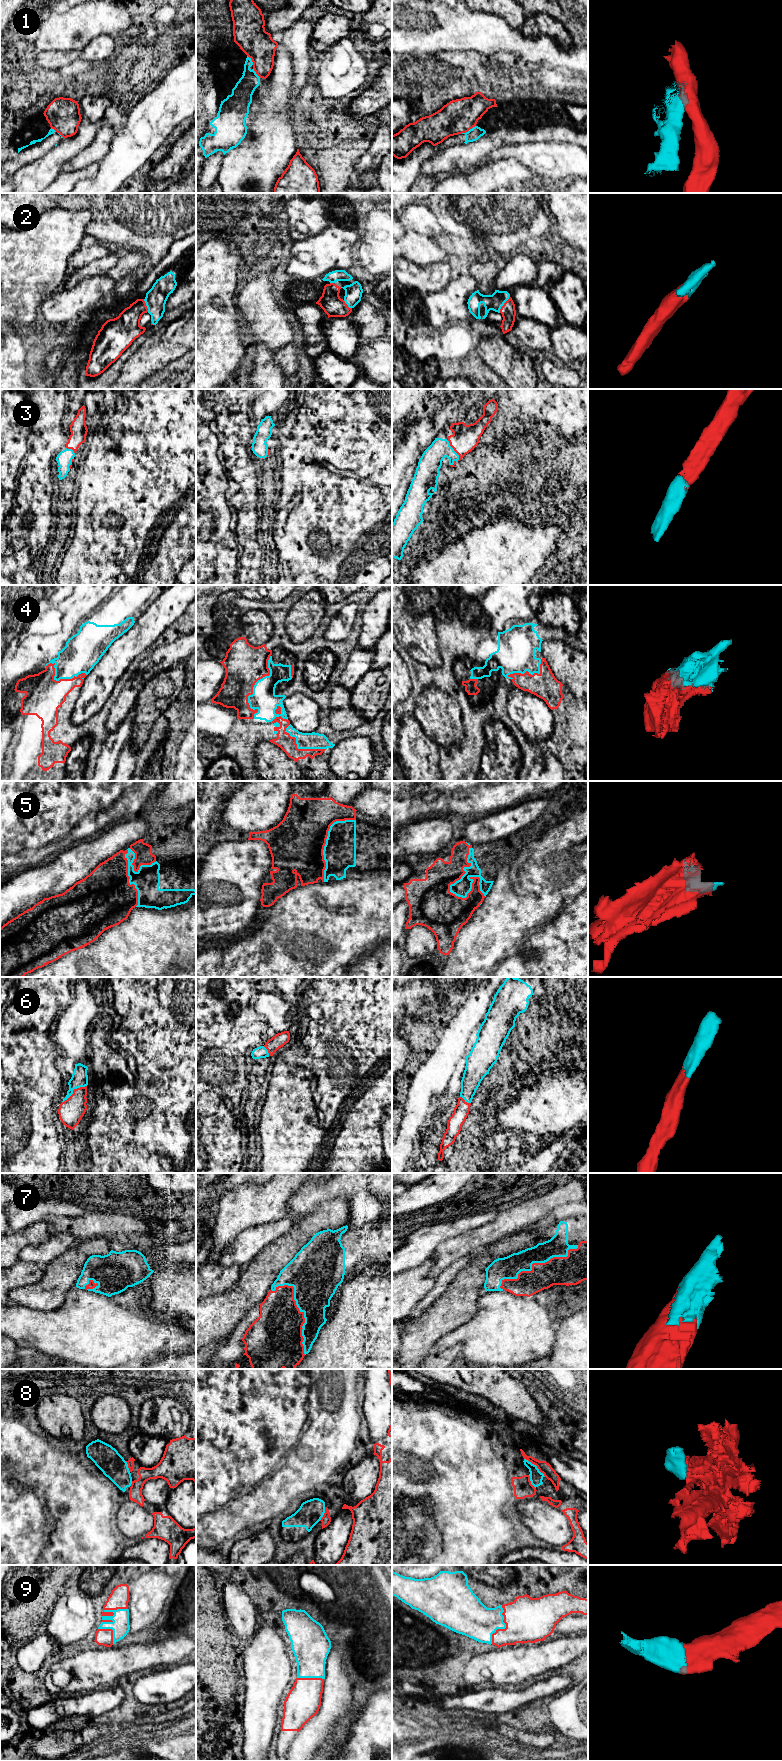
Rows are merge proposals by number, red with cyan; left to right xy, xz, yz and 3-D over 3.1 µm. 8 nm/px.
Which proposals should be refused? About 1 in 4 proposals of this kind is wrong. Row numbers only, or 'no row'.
1, 8

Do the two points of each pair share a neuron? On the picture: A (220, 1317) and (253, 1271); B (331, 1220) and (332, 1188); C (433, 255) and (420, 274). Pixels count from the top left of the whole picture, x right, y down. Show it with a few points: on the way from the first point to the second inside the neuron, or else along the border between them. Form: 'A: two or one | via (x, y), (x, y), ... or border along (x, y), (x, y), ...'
A: one | via (231, 1306), (253, 1282)
B: two | border along (348, 1198), (335, 1197), (324, 1200), (312, 1212)
C: two | border along (404, 257), (422, 266), (446, 261)

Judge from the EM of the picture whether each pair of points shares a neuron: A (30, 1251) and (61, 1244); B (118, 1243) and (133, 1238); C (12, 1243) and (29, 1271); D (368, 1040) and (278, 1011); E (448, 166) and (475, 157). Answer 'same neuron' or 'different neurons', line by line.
A: same neuron
B: same neuron
C: different neurons
D: different neurons
E: same neuron

